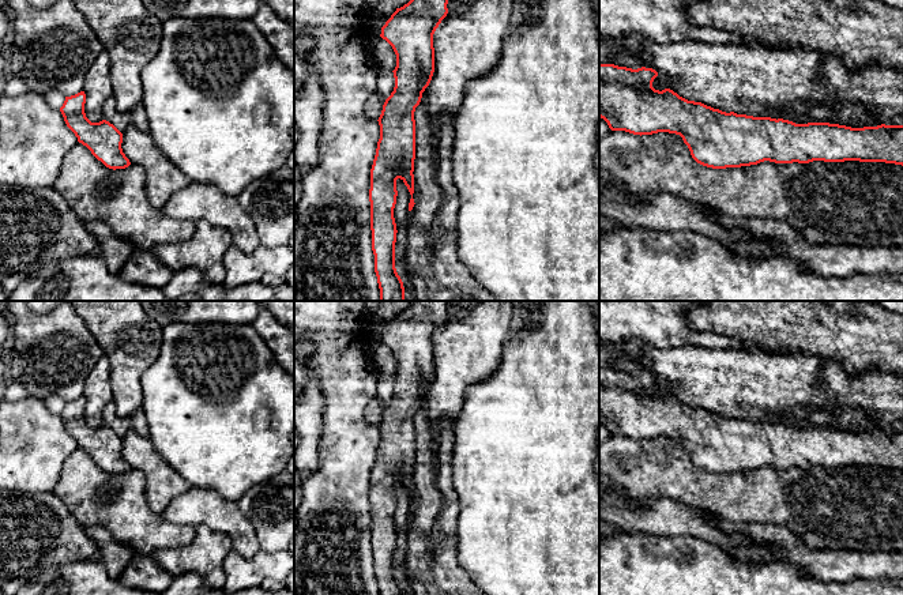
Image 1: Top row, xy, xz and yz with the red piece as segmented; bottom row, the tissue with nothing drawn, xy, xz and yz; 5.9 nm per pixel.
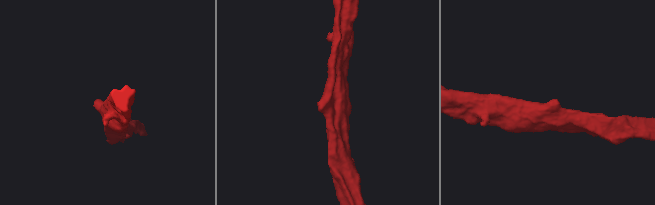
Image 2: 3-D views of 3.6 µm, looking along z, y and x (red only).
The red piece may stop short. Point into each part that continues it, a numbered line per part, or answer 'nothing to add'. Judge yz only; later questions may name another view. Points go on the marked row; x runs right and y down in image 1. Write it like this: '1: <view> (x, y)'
nothing to add

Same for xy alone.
nothing to add

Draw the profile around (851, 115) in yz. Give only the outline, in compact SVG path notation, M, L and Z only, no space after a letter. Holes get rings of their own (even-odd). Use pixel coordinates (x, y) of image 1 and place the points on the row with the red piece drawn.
M813 102L798 103L798 110L816 123L839 124L851 128L877 127L884 124L878 110L861 103L819 105Z

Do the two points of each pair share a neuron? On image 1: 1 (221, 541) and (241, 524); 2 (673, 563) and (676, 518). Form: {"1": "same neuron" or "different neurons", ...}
{"1": "different neurons", "2": "different neurons"}

